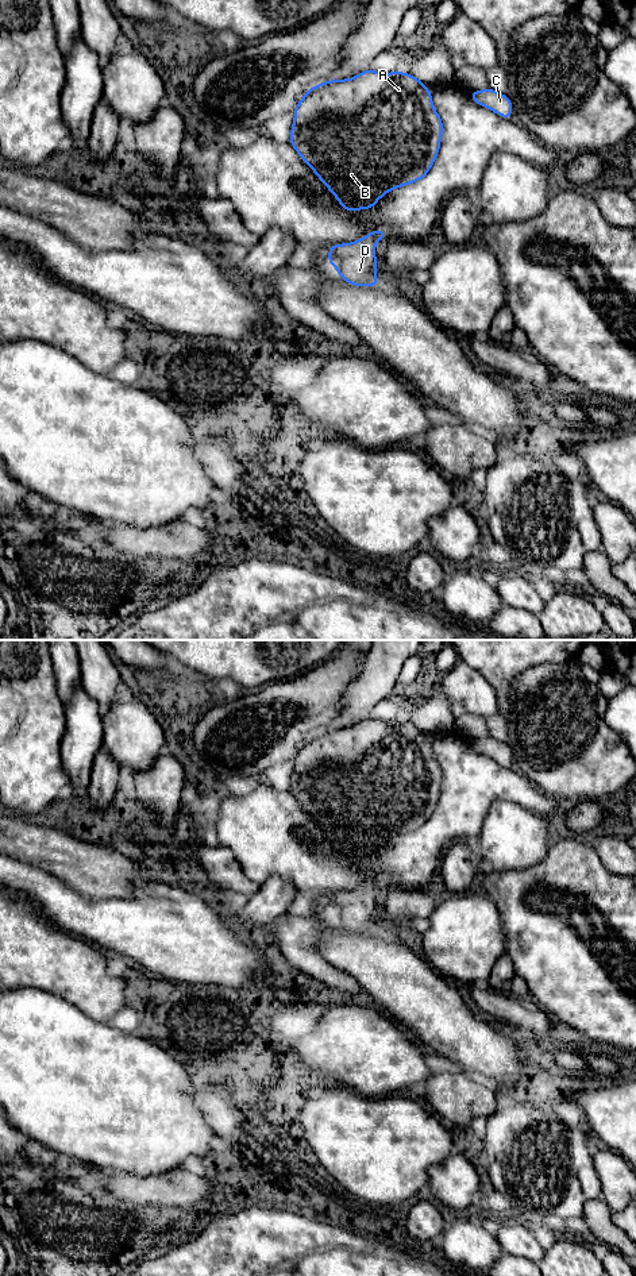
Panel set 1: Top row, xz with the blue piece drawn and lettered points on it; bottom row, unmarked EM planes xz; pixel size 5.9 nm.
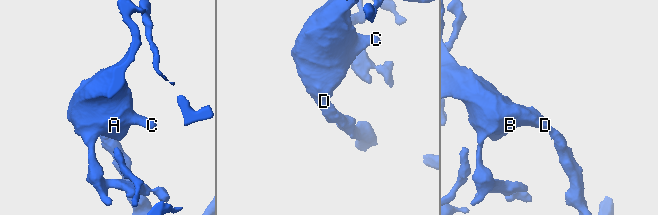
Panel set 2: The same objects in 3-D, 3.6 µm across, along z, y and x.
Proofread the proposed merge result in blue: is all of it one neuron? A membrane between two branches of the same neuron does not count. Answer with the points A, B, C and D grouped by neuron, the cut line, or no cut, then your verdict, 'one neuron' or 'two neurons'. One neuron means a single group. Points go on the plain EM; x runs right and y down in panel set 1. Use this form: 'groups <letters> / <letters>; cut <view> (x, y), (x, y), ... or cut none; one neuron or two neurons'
groups A B C D; cut none; one neuron

